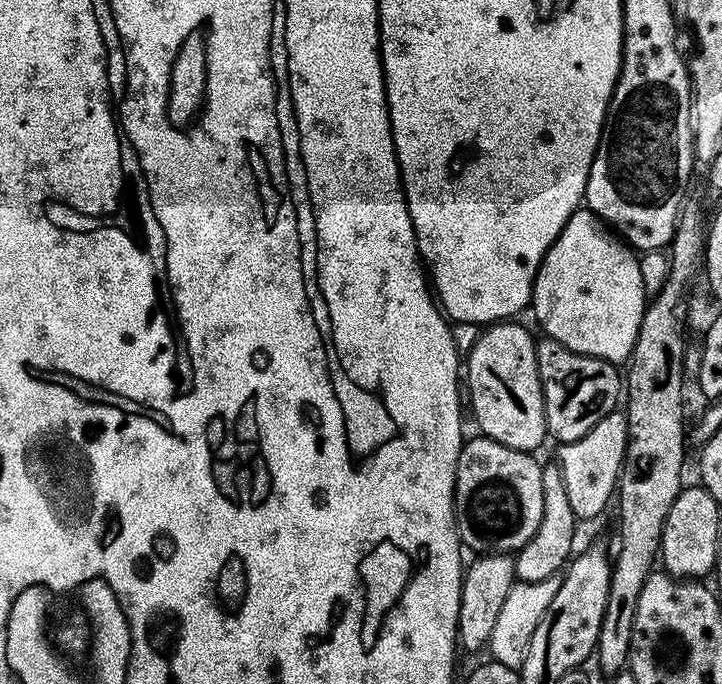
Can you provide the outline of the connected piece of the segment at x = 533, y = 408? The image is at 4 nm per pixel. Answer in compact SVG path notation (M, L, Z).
M497 322L487 325L481 331L474 346L466 353L466 396L467 399L468 396L472 399L471 419L478 425L483 435L519 452L535 453L536 447L548 436L544 395L538 374L536 340L522 325L516 323L520 322Z

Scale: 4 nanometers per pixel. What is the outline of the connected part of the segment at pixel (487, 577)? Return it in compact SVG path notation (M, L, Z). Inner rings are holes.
M489 552L475 557L473 564L469 563L464 570L464 581L460 587L460 617L456 627L458 644L461 649L468 652L476 652L479 648L482 650L488 648L488 639L490 634L494 634L494 626L498 623L498 613L502 611L502 606L506 603L506 594L510 594L512 585L517 583L516 562L509 553Z

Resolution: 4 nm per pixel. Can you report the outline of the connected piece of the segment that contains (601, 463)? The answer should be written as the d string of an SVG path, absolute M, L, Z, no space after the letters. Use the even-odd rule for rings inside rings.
M617 410L611 412L606 418L602 418L602 422L598 422L598 426L594 426L594 430L590 430L590 434L582 434L582 438L578 438L574 442L559 445L558 463L562 470L562 478L566 482L566 494L570 498L570 510L574 510L577 521L592 520L595 516L603 514L604 507L611 500L613 503L614 493L620 483L620 468L624 465L624 451L627 441L628 417L623 411Z

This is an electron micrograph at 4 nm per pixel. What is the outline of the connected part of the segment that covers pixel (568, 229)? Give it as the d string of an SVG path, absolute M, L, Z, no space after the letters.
M586 206L577 208L566 226L562 226L558 238L536 271L530 308L536 311L536 320L544 327L543 335L562 342L562 346L575 352L624 362L631 357L636 345L645 307L646 293L637 253L619 235L614 234L613 229L596 213Z

